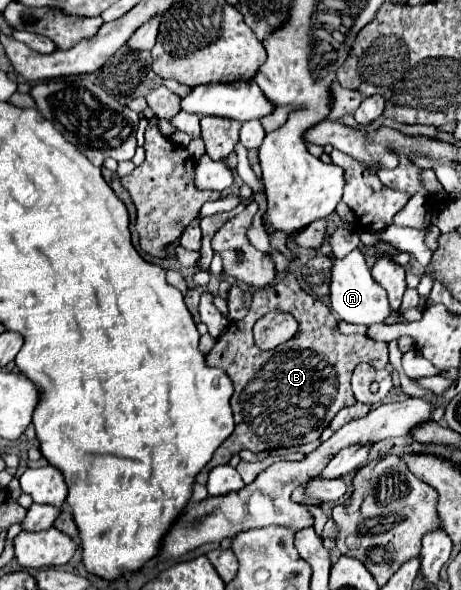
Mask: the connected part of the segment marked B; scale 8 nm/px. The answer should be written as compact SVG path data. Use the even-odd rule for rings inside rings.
M287 273L271 289L259 289L253 295L253 303L251 303L247 317L229 325L227 333L223 337L219 337L215 347L205 355L205 363L211 367L223 369L229 375L229 379L233 381L235 391L231 397L231 407L233 407L233 415L235 415L235 431L223 441L223 445L219 445L219 449L213 453L211 461L195 477L195 481L201 485L207 483L207 475L213 467L229 463L231 455L239 453L241 449L249 449L249 451L257 453L257 451L275 449L275 447L297 447L297 445L305 445L305 443L319 439L321 431L329 425L329 421L333 419L333 415L339 409L343 409L345 405L355 405L355 397L349 387L353 367L359 363L369 363L371 367L381 371L381 369L385 369L389 359L387 359L387 343L377 343L377 341L369 339L367 335L351 335L351 337L341 335L337 329L337 317L333 315L333 311L319 299L305 293L301 289L301 285L297 283L297 279L291 273ZM277 309L291 313L299 323L299 331L291 341L283 343L281 347L277 347L273 351L261 351L253 343L251 329L259 317L263 317L265 313L277 311Z

